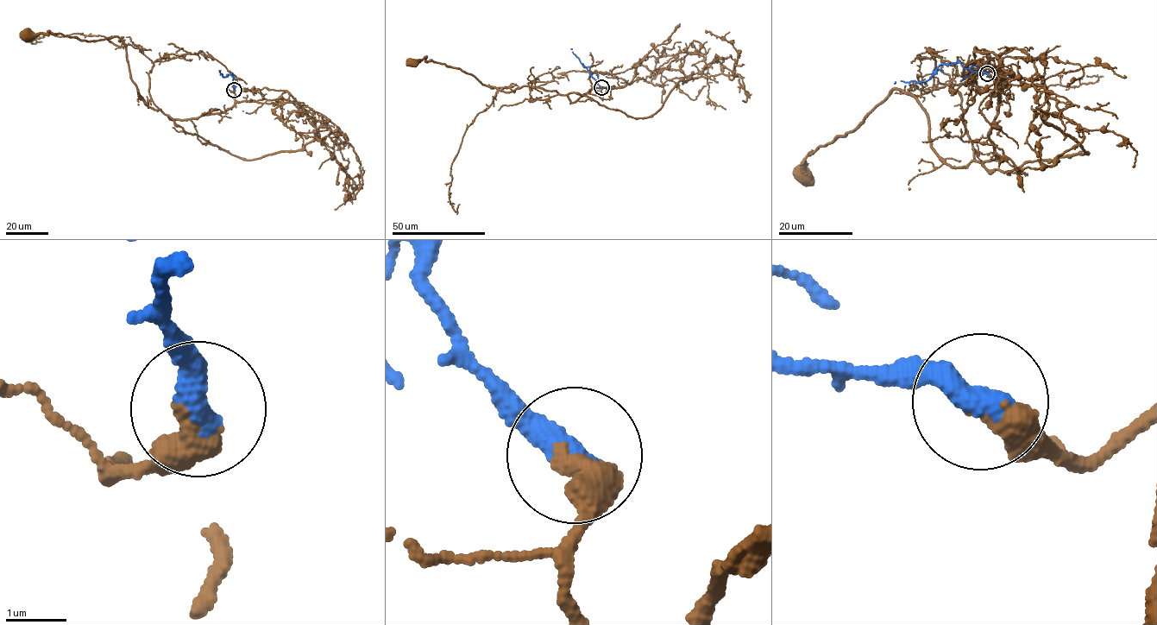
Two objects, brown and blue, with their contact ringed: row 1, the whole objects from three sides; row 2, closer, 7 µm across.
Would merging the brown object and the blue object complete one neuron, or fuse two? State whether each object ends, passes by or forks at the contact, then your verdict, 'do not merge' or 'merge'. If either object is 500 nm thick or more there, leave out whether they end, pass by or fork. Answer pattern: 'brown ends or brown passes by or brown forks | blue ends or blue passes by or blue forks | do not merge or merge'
merge

